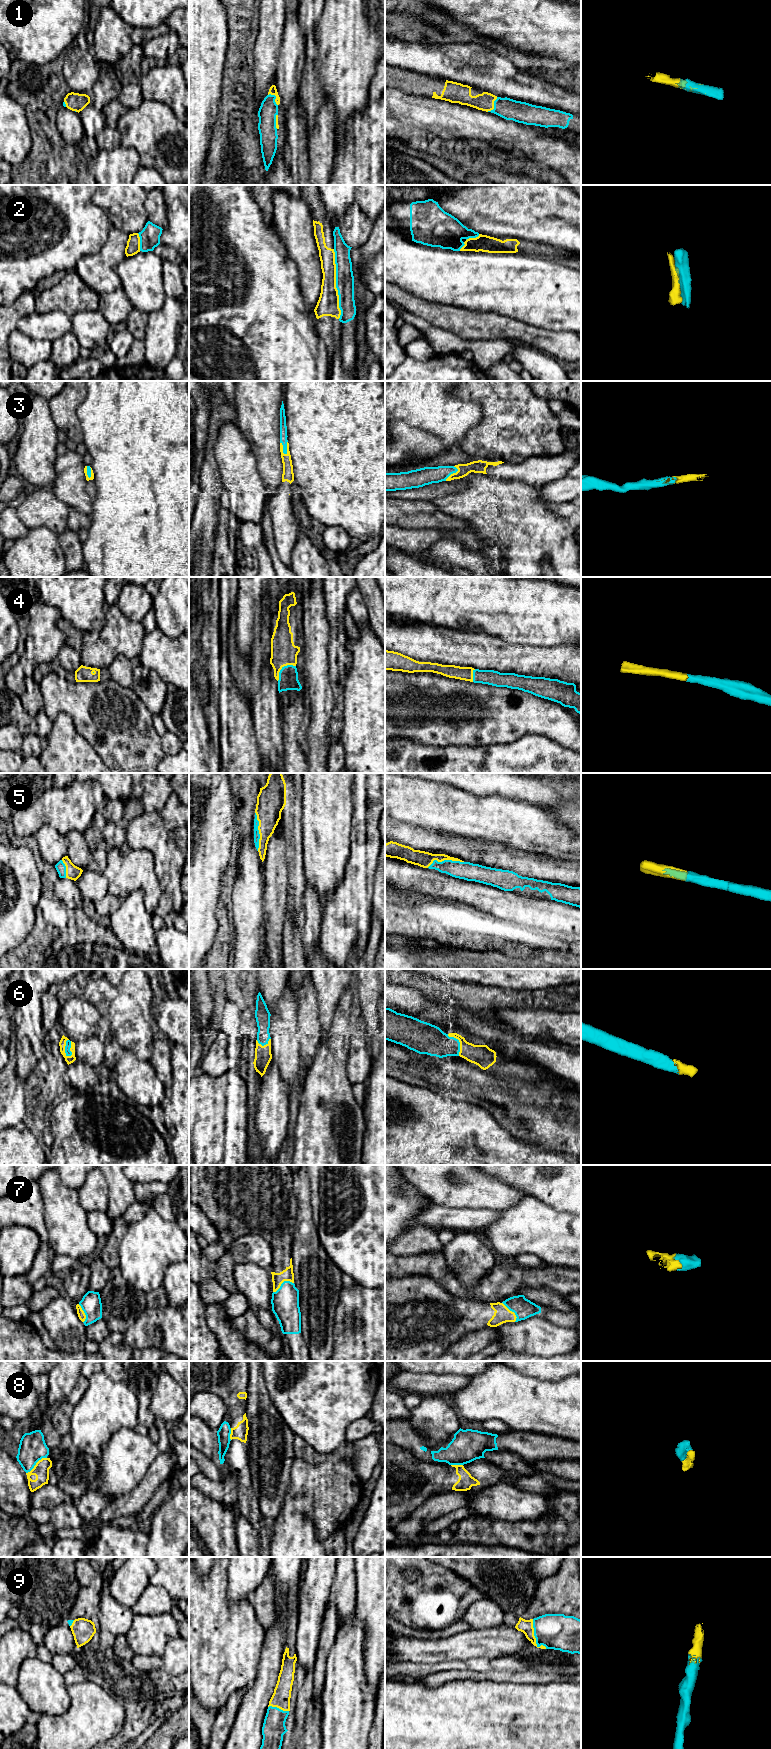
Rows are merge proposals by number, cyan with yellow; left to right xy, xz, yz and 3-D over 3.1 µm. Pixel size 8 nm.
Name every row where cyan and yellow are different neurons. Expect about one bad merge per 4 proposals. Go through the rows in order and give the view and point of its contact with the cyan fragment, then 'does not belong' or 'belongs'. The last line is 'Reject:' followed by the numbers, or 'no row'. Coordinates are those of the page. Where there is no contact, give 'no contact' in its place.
1: yz (494, 106) | belongs
2: xz (336, 284) | does not belong
3: xz (286, 448) | belongs
4: xz (282, 668) | belongs
5: xz (258, 831) | belongs
6: xy (65, 1049) | belongs
7: xz (282, 1283) | belongs
8: xy (35, 1464) | does not belong
9: yz (535, 1637) | belongs
Reject: 2, 8

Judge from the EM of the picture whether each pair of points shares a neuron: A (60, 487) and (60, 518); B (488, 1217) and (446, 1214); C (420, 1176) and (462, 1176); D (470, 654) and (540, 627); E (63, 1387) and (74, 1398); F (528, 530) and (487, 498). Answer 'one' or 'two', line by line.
A: two
B: one
C: one
D: two
E: two
F: one

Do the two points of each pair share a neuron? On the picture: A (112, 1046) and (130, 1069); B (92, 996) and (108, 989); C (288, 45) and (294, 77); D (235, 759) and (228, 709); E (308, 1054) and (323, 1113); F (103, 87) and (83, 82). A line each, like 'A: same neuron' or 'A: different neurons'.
A: different neurons
B: same neuron
C: same neuron
D: same neuron
E: different neurons
F: different neurons

